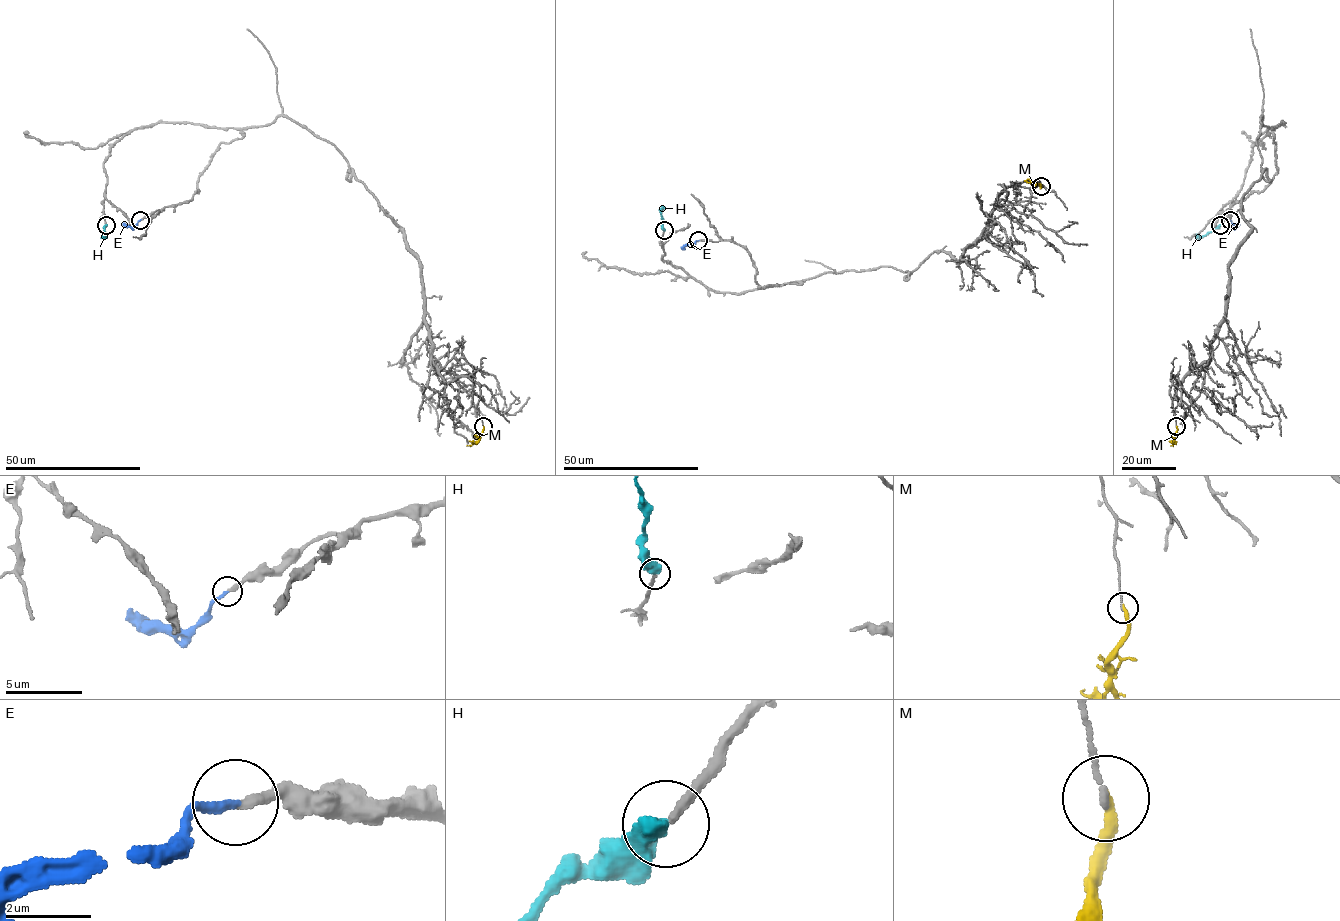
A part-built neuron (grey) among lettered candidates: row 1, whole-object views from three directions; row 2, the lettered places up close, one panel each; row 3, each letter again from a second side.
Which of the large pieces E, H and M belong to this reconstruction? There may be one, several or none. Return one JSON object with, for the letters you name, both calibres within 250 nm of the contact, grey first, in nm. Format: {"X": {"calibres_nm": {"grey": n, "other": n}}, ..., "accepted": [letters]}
{"E": {"calibres_nm": {"grey": 220, "other": 200}}, "H": {"calibres_nm": {"grey": 200, "other": 500}}, "accepted": ["E", "H"]}

